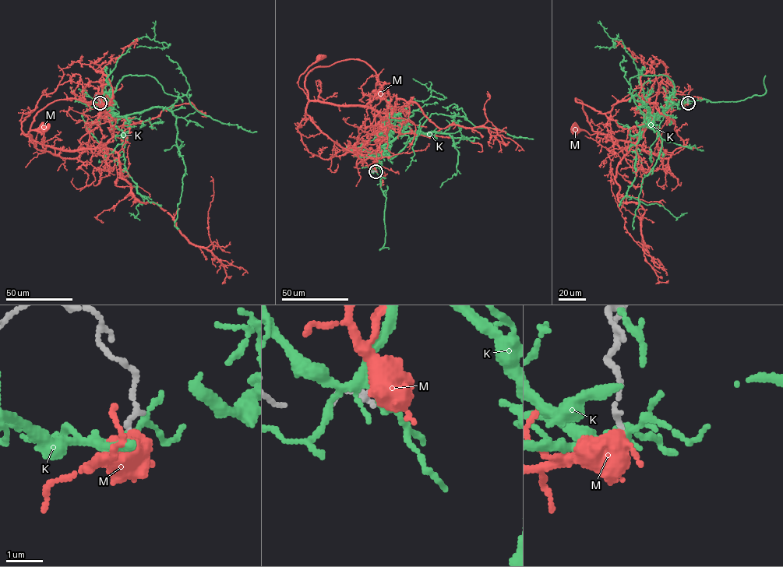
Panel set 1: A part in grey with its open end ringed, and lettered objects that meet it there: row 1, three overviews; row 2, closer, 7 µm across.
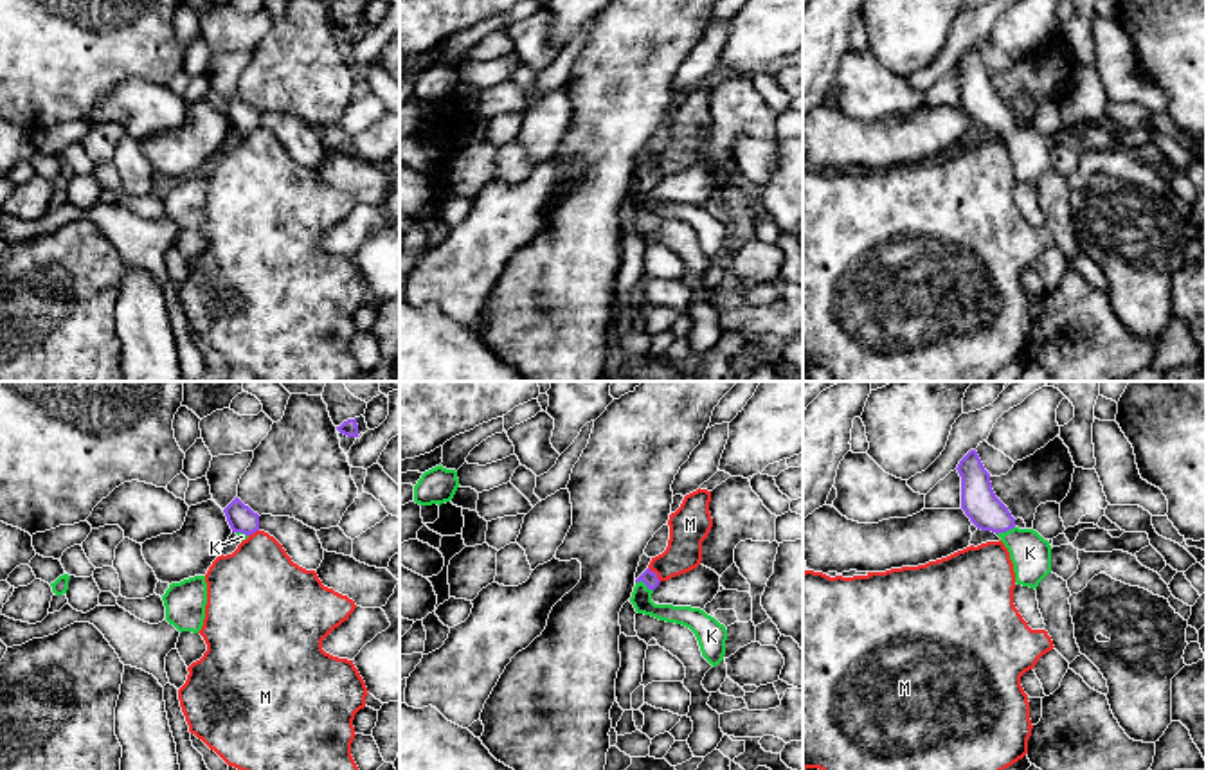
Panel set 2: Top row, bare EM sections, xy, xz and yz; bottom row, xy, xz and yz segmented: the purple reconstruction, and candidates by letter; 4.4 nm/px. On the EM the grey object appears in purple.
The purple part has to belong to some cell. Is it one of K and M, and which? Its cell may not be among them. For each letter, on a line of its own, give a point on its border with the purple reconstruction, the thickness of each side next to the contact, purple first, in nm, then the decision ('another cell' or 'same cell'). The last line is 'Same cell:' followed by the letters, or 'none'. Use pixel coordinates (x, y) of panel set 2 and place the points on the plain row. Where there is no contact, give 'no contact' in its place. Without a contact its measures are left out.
K: meets purple in xz at (645, 180); 70 nm thick on the purple side, 100 nm on the other; same cell
M: meets purple in xz at (656, 171); 70 nm thick on the purple side, 170 nm on the other; another cell
Same cell: K

